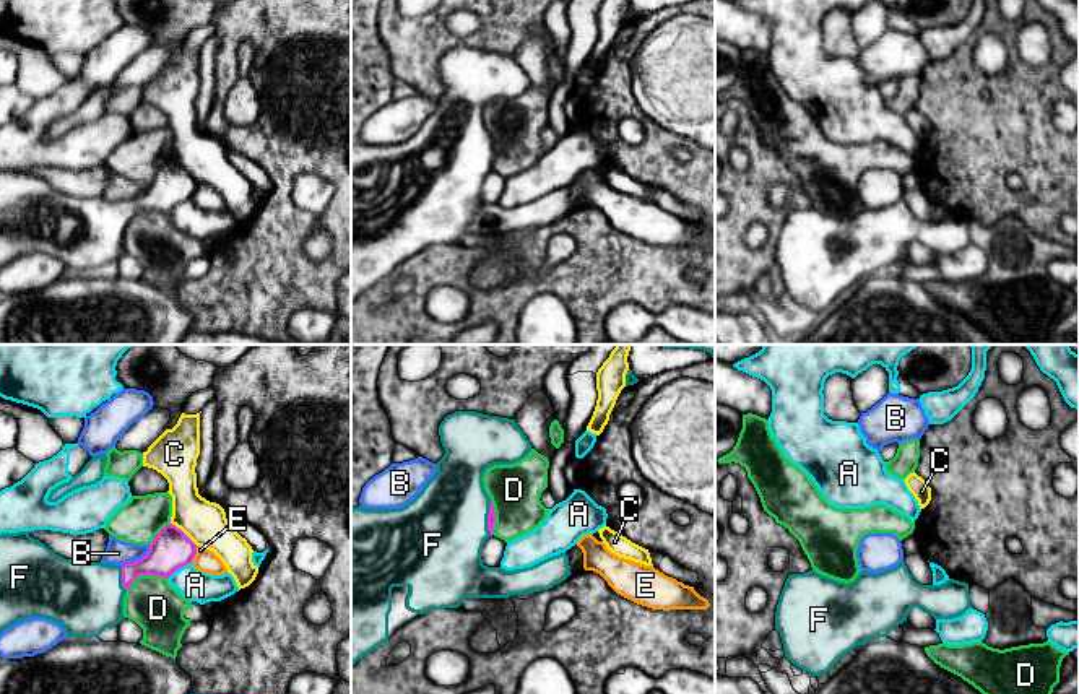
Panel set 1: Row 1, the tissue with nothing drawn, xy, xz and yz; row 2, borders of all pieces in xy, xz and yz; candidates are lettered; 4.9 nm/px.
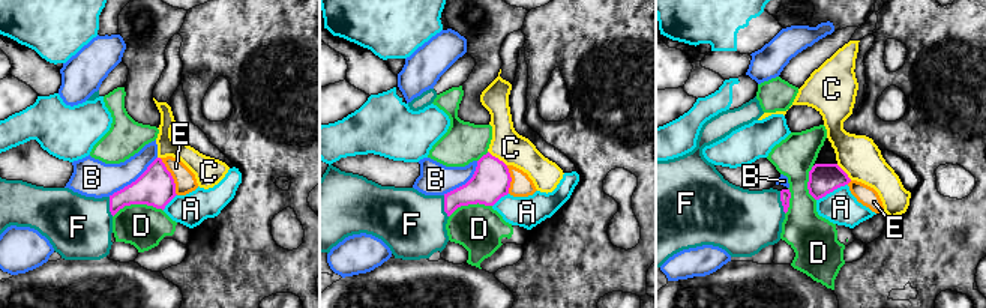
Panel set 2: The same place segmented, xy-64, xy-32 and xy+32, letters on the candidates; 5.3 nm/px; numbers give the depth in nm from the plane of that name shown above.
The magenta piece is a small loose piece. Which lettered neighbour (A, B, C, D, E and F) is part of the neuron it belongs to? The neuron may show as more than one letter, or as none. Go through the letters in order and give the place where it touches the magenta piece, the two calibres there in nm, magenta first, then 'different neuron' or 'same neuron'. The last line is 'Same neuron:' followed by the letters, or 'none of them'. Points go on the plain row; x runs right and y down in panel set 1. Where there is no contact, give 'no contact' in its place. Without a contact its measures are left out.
A: meets magenta in xy at (179, 203); 200 nm thick on the magenta side, 150 nm on the other; different neuron
B: meets magenta in xy at (138, 195); 200 nm thick on the magenta side, 120 nm on the other; different neuron
C: meets magenta in xy at (184, 169); 200 nm thick on the magenta side, 220 nm on the other; different neuron
D: meets magenta in xy at (145, 210); 200 nm thick on the magenta side, 260 nm on the other; different neuron
E: meets magenta in xy at (195, 189); 200 nm thick on the magenta side, 110 nm on the other; different neuron
F: meets magenta in xz at (488, 155); 50 nm thick on the magenta side, 440 nm on the other; same neuron
Same neuron: F

